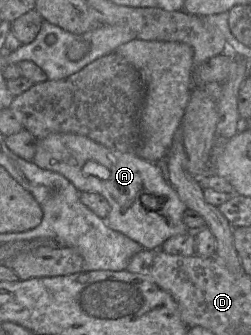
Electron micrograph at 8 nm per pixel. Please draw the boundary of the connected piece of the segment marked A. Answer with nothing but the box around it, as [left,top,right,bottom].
[33,133,192,249]

